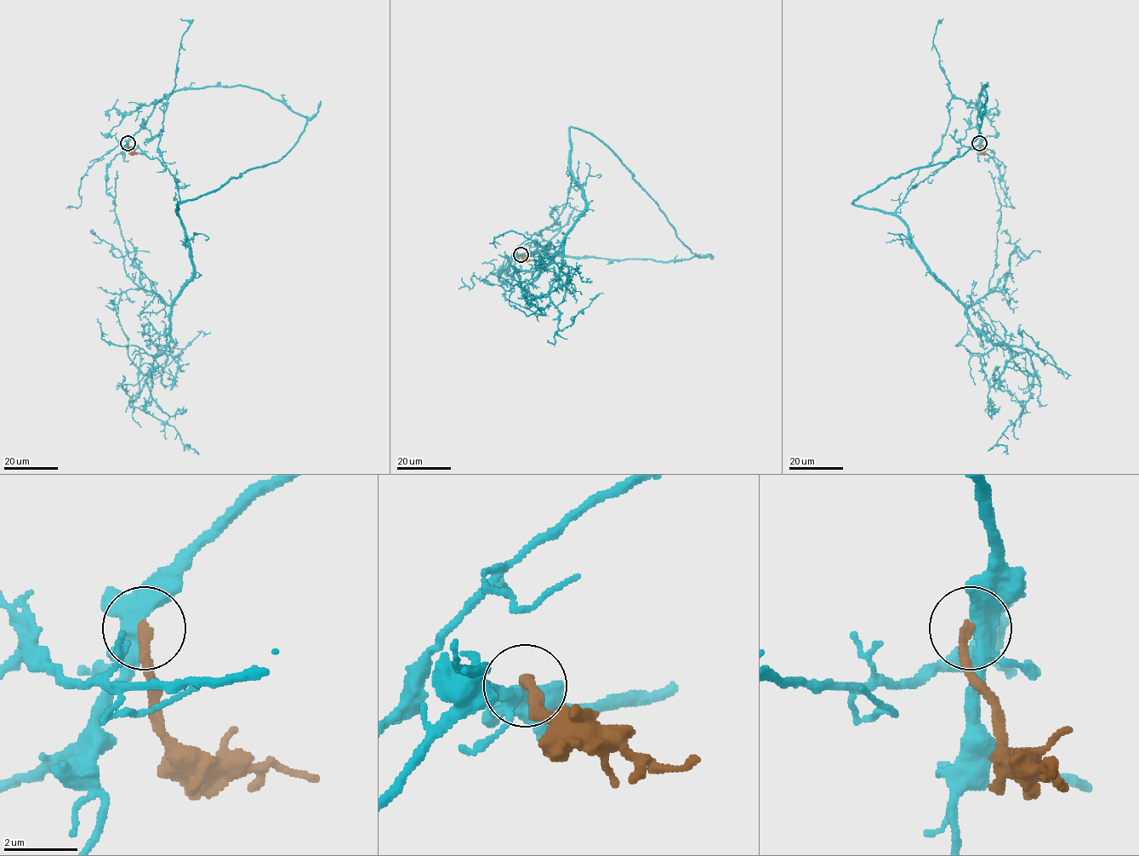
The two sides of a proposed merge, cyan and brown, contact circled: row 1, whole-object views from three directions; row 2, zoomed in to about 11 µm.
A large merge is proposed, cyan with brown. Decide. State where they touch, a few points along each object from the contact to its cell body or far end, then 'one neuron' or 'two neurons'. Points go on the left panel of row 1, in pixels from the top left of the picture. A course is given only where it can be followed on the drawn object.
place (128, 143); course cyan (128, 142), (183, 89), (248, 86), (306, 118), (275, 162), (178, 204), (192, 278), (133, 405), (199, 453); course brown (128, 143), (130, 151), (140, 154); two neurons

